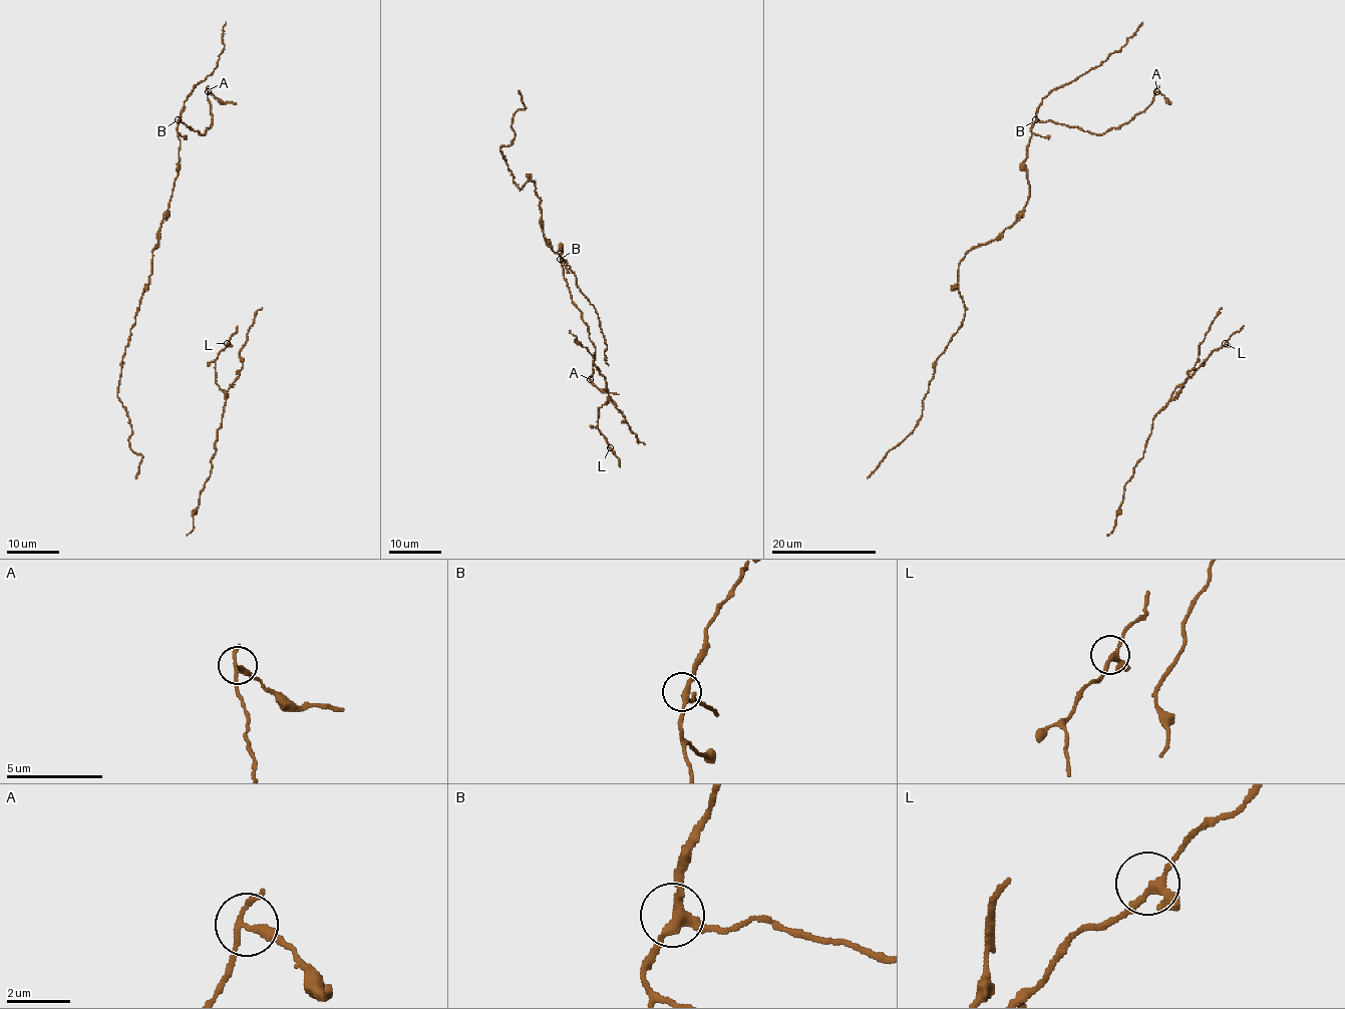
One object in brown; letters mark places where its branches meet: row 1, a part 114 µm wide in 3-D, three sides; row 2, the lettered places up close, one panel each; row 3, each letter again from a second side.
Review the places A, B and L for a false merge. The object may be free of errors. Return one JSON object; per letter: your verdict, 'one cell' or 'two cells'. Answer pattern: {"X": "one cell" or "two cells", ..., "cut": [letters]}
{"A": "two cells", "B": "one cell", "L": "one cell", "cut": ["A"]}

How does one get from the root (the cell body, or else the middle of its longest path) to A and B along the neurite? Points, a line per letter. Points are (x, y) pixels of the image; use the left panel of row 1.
A: (213, 122), (208, 91)
B: (213, 122), (204, 134), (200, 134), (178, 119)

